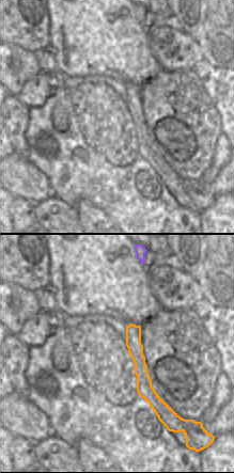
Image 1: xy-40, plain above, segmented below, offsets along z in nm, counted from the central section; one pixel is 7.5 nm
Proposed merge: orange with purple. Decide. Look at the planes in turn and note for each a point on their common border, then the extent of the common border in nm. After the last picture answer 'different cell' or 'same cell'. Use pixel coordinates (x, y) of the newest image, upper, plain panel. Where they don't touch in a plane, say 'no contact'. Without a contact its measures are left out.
no contact

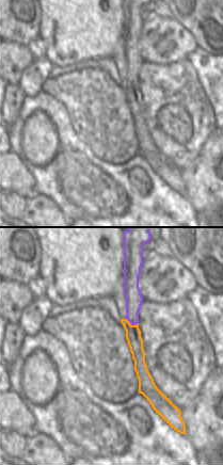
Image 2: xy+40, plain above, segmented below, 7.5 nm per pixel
(130, 85) | 100 nm

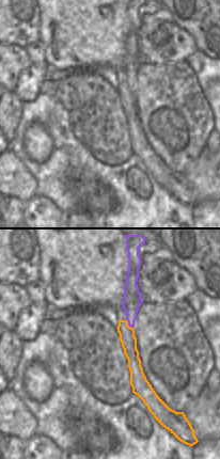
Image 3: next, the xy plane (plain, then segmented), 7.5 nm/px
(127, 85) | 90 nm

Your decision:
same cell

